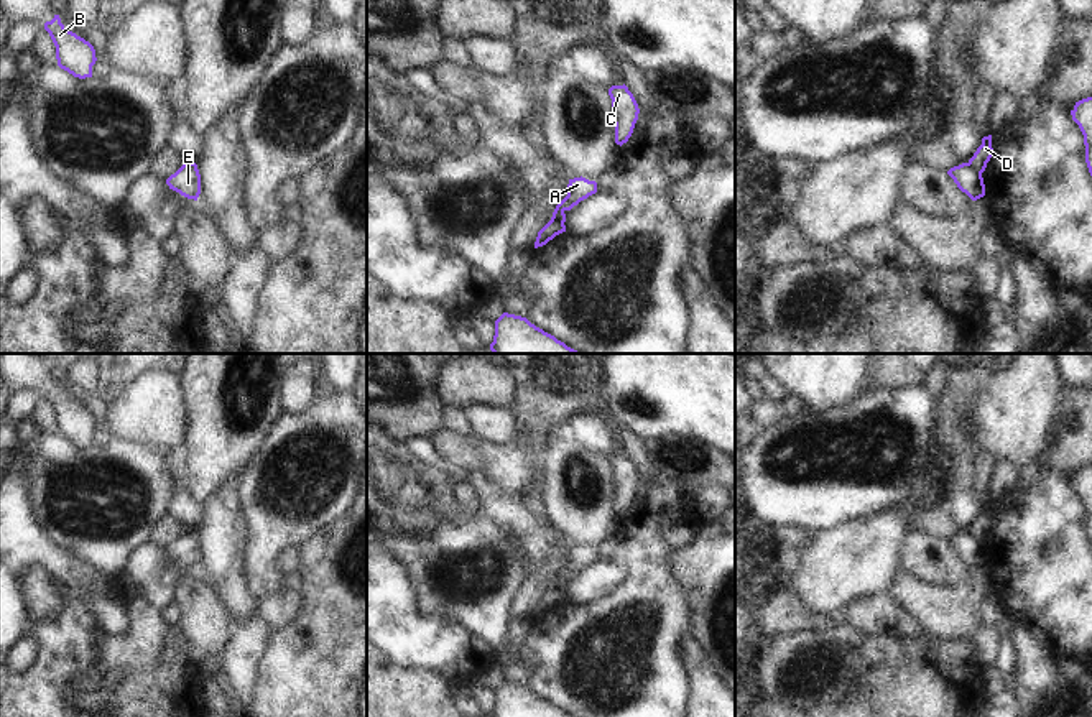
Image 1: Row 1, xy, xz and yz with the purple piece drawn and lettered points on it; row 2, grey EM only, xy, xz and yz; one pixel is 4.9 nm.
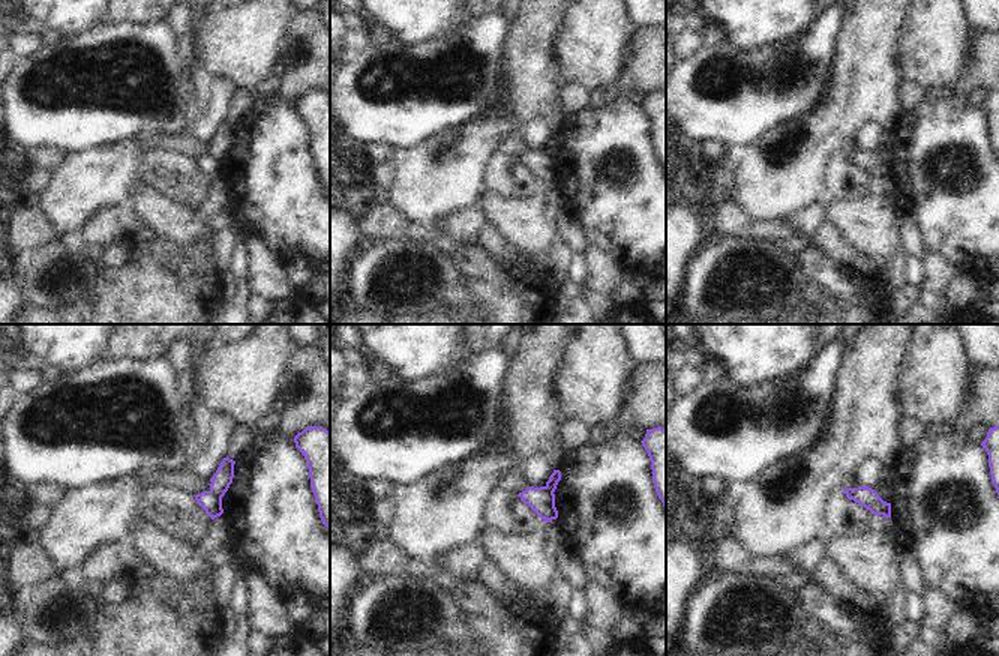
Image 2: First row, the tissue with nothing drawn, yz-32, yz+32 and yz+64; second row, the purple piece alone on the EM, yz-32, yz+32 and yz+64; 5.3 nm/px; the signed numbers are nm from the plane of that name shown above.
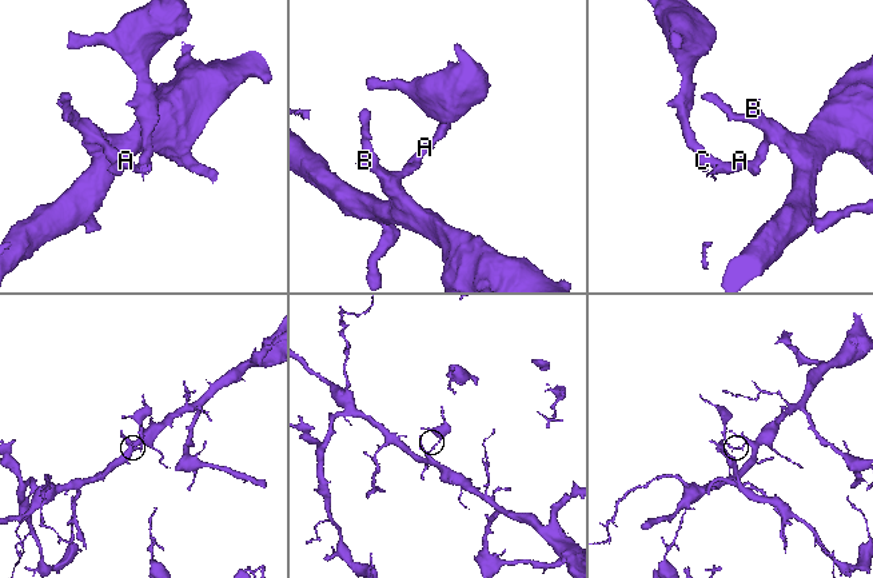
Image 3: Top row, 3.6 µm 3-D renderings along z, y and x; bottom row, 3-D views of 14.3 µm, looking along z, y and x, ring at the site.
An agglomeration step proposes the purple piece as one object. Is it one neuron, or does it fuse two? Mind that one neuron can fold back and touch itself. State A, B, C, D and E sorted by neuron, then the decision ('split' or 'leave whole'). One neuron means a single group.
A C E / B D; split

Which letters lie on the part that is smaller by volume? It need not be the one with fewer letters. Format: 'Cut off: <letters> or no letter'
Cut off: A, C, E.

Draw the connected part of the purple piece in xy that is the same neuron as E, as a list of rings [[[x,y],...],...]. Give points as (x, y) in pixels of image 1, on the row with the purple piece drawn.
[[[196,163],[181,166],[174,174],[166,179],[169,189],[179,192],[187,199],[197,201],[201,194],[201,174]]]

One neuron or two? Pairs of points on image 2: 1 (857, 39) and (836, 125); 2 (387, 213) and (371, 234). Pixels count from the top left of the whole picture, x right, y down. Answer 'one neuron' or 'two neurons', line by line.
1: one neuron
2: one neuron

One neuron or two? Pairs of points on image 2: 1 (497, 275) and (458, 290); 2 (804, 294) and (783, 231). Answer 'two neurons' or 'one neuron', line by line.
1: two neurons
2: two neurons

